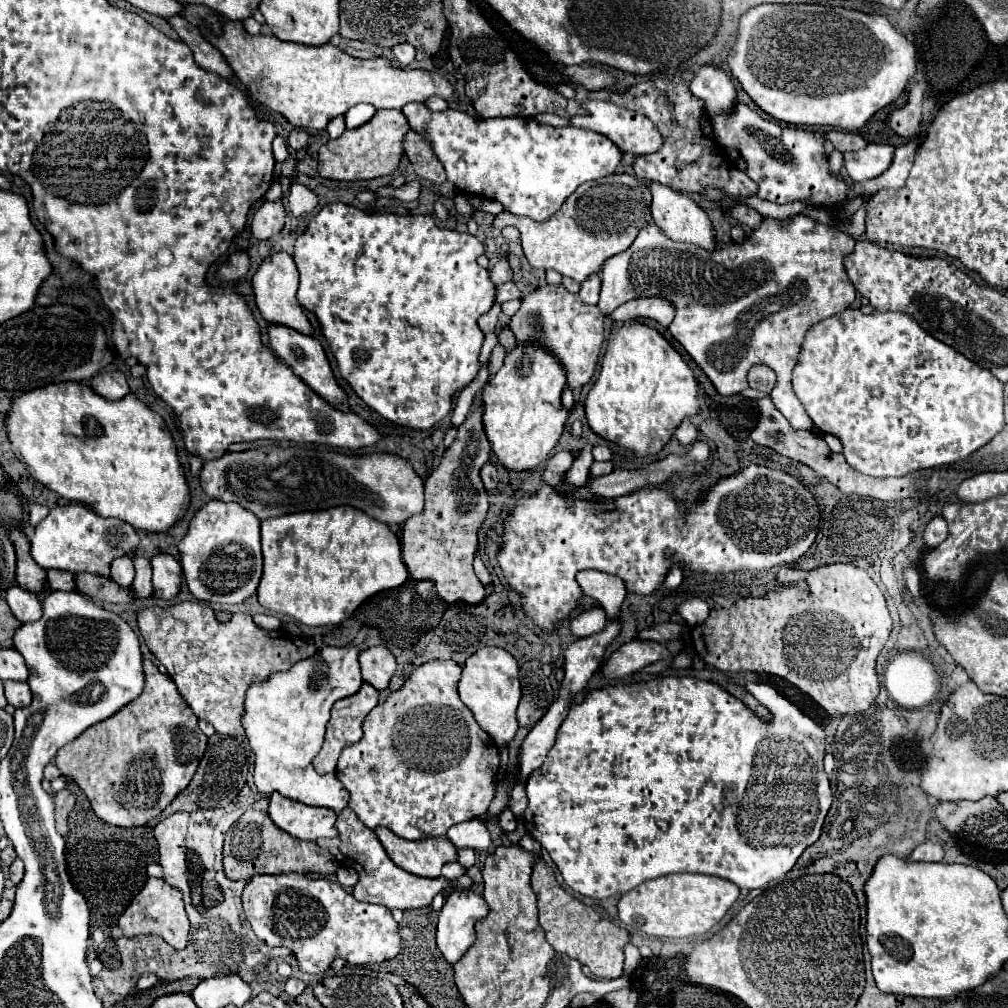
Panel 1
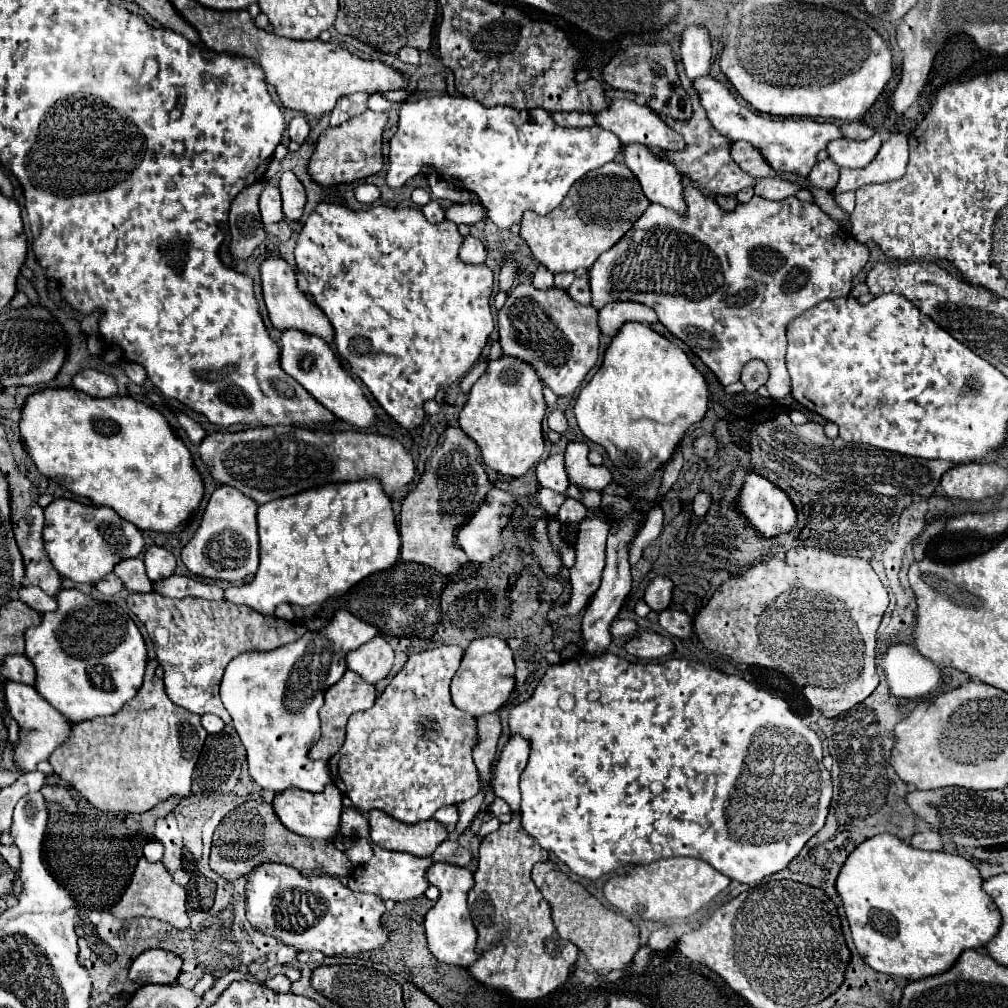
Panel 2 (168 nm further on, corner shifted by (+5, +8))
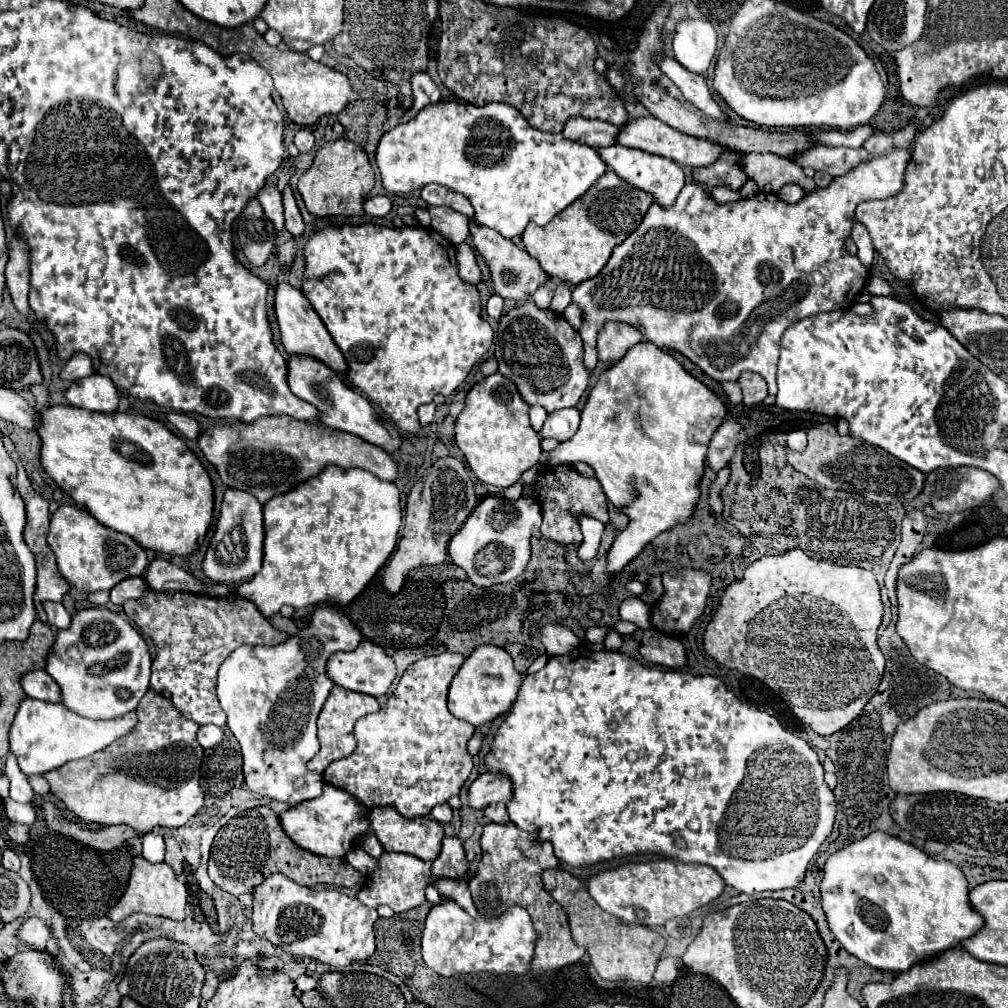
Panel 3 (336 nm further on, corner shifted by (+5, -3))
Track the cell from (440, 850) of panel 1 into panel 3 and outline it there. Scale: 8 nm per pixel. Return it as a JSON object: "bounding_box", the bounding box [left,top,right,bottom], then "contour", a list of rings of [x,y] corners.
{"bounding_box":[369,808,443,862],"contour":[[[373,808],[369,812],[371,830],[381,842],[385,852],[405,852],[411,856],[417,856],[421,860],[433,862],[441,852],[441,840],[443,840],[443,826],[437,820],[403,820],[397,812],[391,812],[391,808]]]}

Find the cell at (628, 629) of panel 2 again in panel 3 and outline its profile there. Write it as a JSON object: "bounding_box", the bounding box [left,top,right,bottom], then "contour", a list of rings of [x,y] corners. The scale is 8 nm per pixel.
{"bounding_box":[603,630,623,650],"contour":[[[611,630],[611,632],[605,636],[603,646],[605,646],[605,650],[621,650],[621,646],[623,646],[623,636],[621,636],[617,630]]]}

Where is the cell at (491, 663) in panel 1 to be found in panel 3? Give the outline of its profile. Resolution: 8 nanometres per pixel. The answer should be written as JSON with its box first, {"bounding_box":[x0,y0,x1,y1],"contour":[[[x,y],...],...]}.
{"bounding_box":[449,646,523,728],"contour":[[[477,646],[473,654],[463,662],[461,670],[455,674],[449,688],[449,710],[459,720],[473,724],[475,728],[485,722],[495,720],[503,712],[507,712],[519,692],[523,682],[523,674],[513,668],[513,658],[499,646]]]}

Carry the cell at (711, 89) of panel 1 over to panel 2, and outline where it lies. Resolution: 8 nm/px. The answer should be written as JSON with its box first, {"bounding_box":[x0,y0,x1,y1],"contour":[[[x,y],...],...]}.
{"bounding_box":[681,25,711,81],"contour":[[[687,25],[681,35],[681,61],[685,65],[687,77],[693,81],[695,77],[709,75],[711,69],[711,37],[709,31],[701,25]]]}

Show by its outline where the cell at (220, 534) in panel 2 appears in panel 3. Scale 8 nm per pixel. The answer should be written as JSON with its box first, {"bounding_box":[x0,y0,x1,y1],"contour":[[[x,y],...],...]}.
{"bounding_box":[203,490,263,584],"contour":[[[227,490],[223,496],[221,512],[215,524],[215,534],[209,542],[209,548],[205,552],[203,560],[203,574],[213,582],[213,584],[241,584],[251,580],[259,570],[261,570],[261,560],[263,560],[263,506],[257,504],[255,496],[247,496],[247,492],[235,492]]]}

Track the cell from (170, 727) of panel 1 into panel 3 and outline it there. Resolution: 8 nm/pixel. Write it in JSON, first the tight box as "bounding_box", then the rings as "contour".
{"bounding_box":[43,688,203,834],"contour":[[[149,688],[137,706],[137,726],[127,736],[93,756],[67,762],[43,778],[65,806],[87,822],[125,824],[141,834],[157,826],[179,828],[203,806],[199,788],[203,748],[195,738],[197,730],[197,722],[183,718],[171,700]]]}

